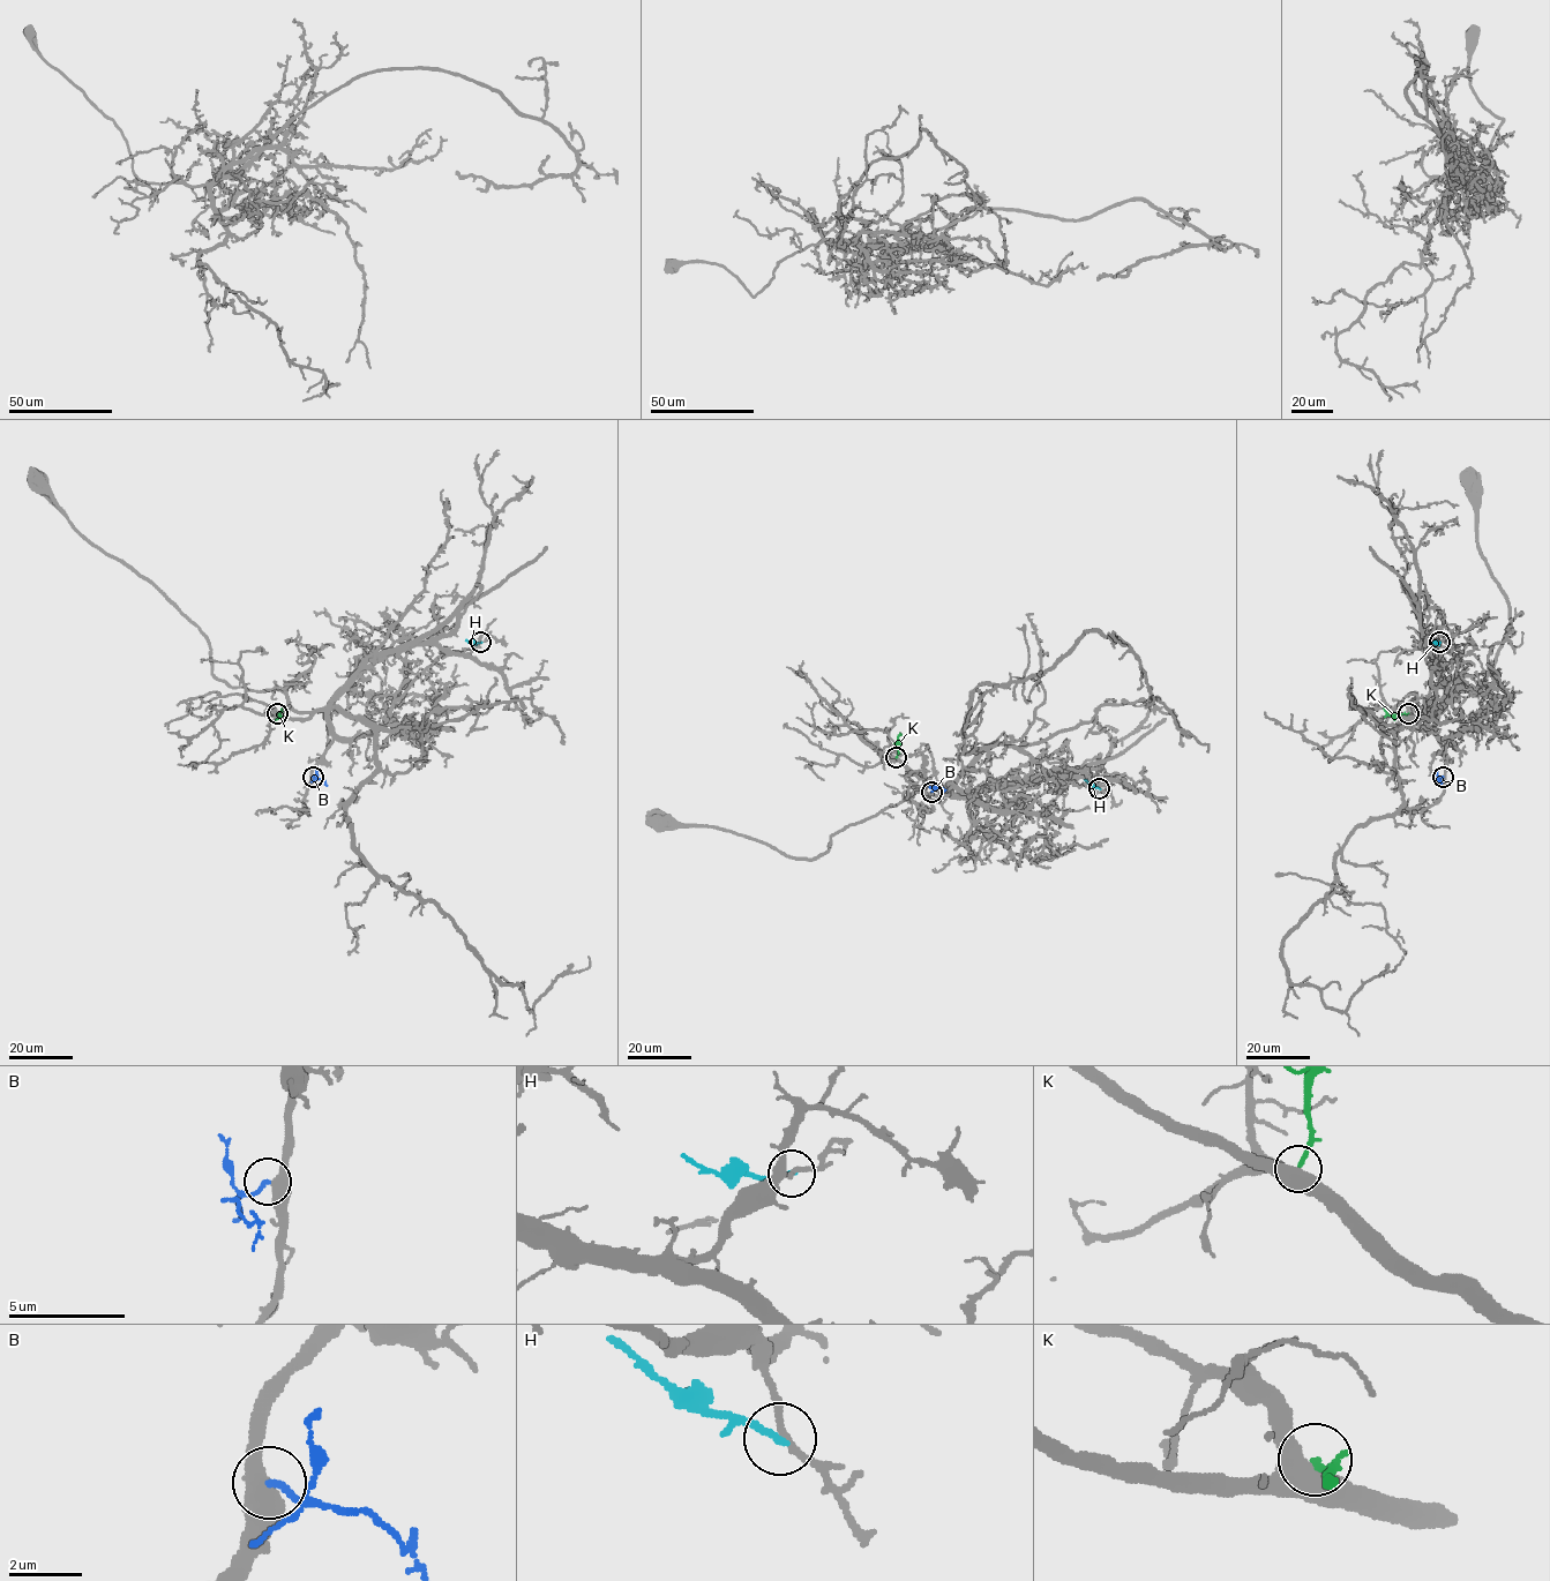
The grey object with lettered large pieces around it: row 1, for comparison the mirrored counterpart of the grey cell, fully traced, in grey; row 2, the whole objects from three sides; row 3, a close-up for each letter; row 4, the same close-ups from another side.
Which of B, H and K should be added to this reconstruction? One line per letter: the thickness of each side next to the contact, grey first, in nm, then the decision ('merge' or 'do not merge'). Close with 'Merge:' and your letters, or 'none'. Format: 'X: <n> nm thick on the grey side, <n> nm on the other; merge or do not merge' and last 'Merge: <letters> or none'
B: 480 nm thick on the grey side, 160 nm on the other; merge
H: 190 nm thick on the grey side, 200 nm on the other; do not merge
K: 550 nm thick on the grey side, 170 nm on the other; do not merge
Merge: B

